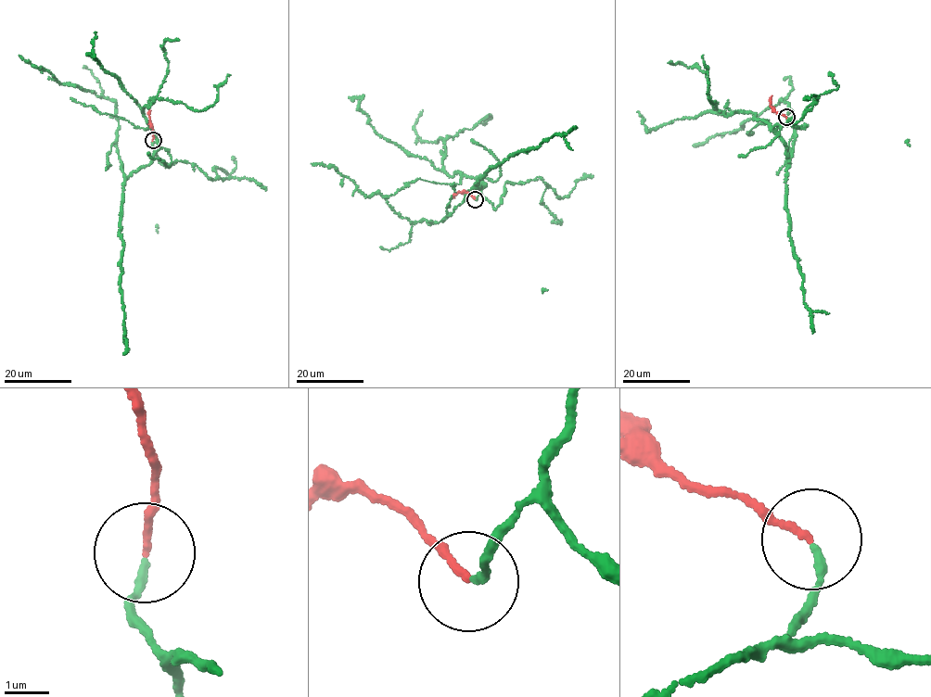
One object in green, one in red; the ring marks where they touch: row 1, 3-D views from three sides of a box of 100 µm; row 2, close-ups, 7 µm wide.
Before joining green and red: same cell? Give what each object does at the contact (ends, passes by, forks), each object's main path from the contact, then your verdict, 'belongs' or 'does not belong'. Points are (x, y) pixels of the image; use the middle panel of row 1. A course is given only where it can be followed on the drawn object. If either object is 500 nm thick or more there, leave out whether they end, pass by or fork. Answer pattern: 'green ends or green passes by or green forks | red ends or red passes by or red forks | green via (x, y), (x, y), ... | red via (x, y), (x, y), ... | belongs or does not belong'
green ends | red ends | green via (475, 199), (482, 182), (439, 222), (411, 221), (380, 194), (363, 195), (333, 166), (311, 163) | red via (475, 199), (471, 195), (459, 191), (454, 197) | belongs

